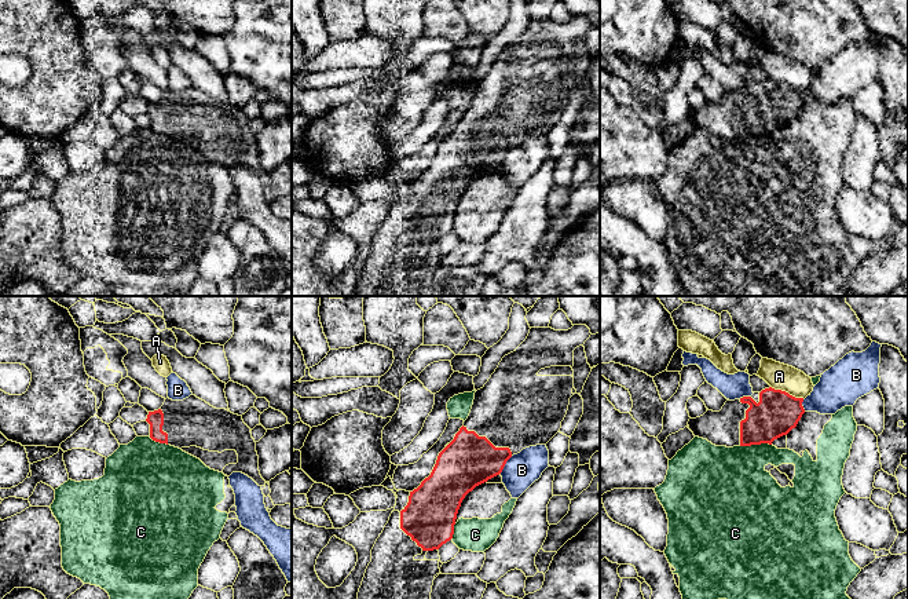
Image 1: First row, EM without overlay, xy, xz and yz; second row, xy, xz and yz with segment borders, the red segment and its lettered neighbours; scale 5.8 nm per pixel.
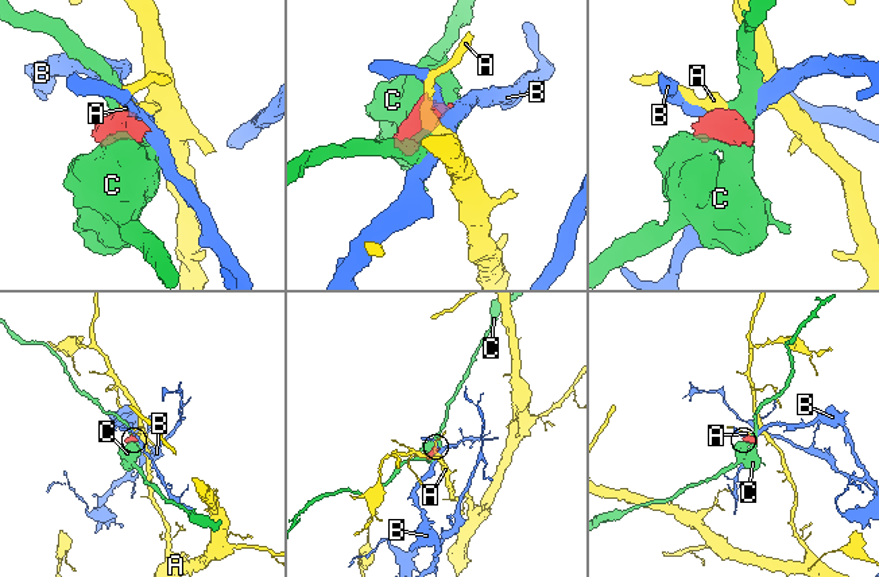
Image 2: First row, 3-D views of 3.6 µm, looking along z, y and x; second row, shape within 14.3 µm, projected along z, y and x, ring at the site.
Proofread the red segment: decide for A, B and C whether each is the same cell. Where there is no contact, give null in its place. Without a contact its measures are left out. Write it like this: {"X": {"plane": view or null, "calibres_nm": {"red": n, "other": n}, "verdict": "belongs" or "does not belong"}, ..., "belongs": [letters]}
{"A": {"plane": "yz", "calibres_nm": {"red": 260, "other": 160}, "verdict": "does not belong"}, "B": {"plane": "xz", "calibres_nm": {"red": 300, "other": 200}, "verdict": "does not belong"}, "C": {"plane": "yz", "calibres_nm": {"red": 260, "other": 380}, "verdict": "does not belong"}, "belongs": []}

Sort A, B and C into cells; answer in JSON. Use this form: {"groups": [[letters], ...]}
{"groups": [["A"], ["B"], ["C"]]}

